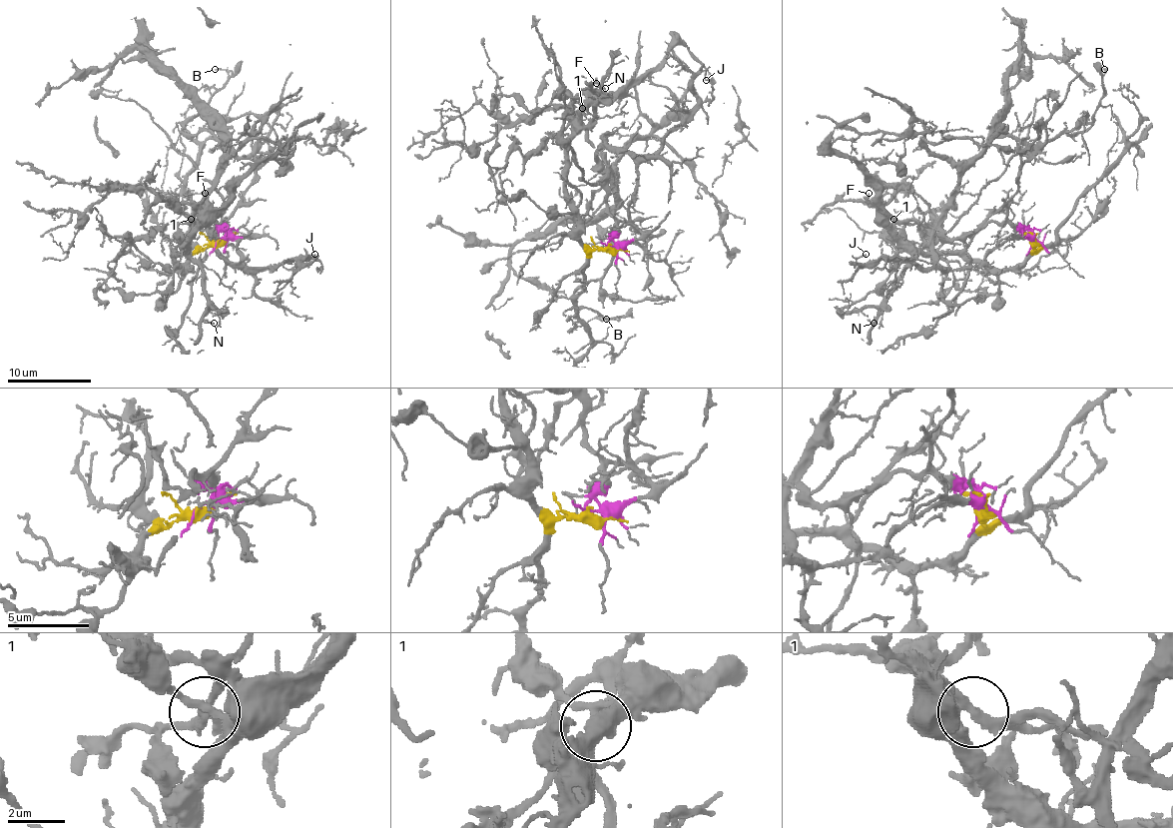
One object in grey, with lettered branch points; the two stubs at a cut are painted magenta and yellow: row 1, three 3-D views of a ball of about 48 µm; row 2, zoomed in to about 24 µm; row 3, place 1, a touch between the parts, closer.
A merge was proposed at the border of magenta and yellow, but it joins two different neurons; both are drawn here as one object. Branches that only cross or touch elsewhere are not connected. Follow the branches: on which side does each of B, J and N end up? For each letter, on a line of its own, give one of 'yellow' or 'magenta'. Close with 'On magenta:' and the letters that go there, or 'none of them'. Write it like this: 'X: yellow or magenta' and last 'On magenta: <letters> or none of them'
B: magenta
J: magenta
N: yellow
On magenta: B, J

